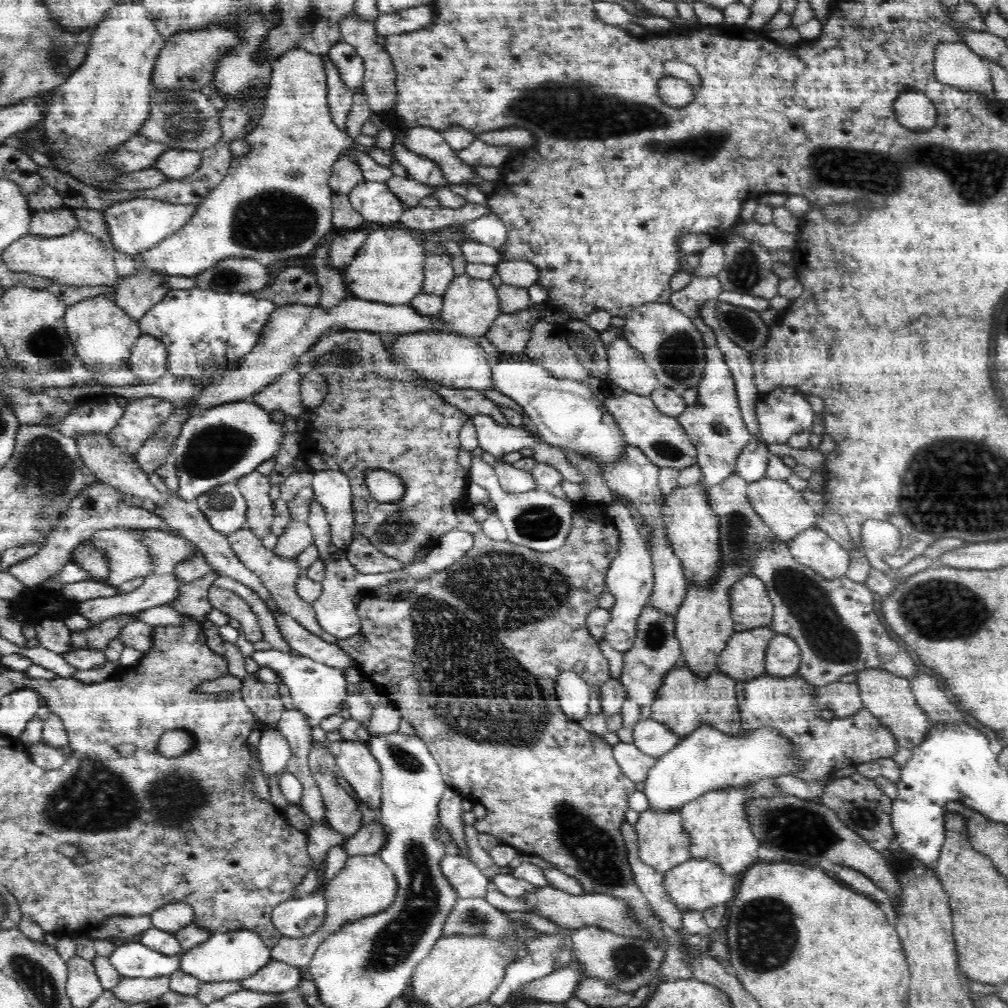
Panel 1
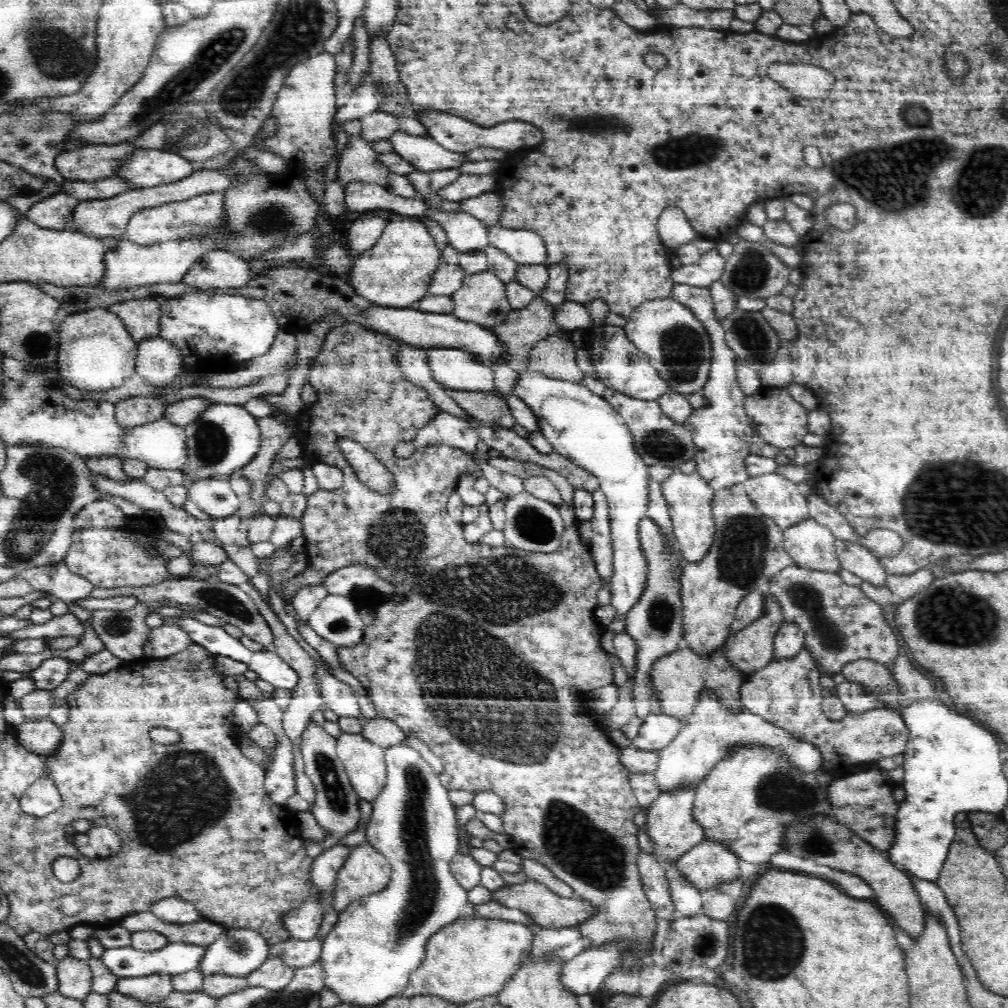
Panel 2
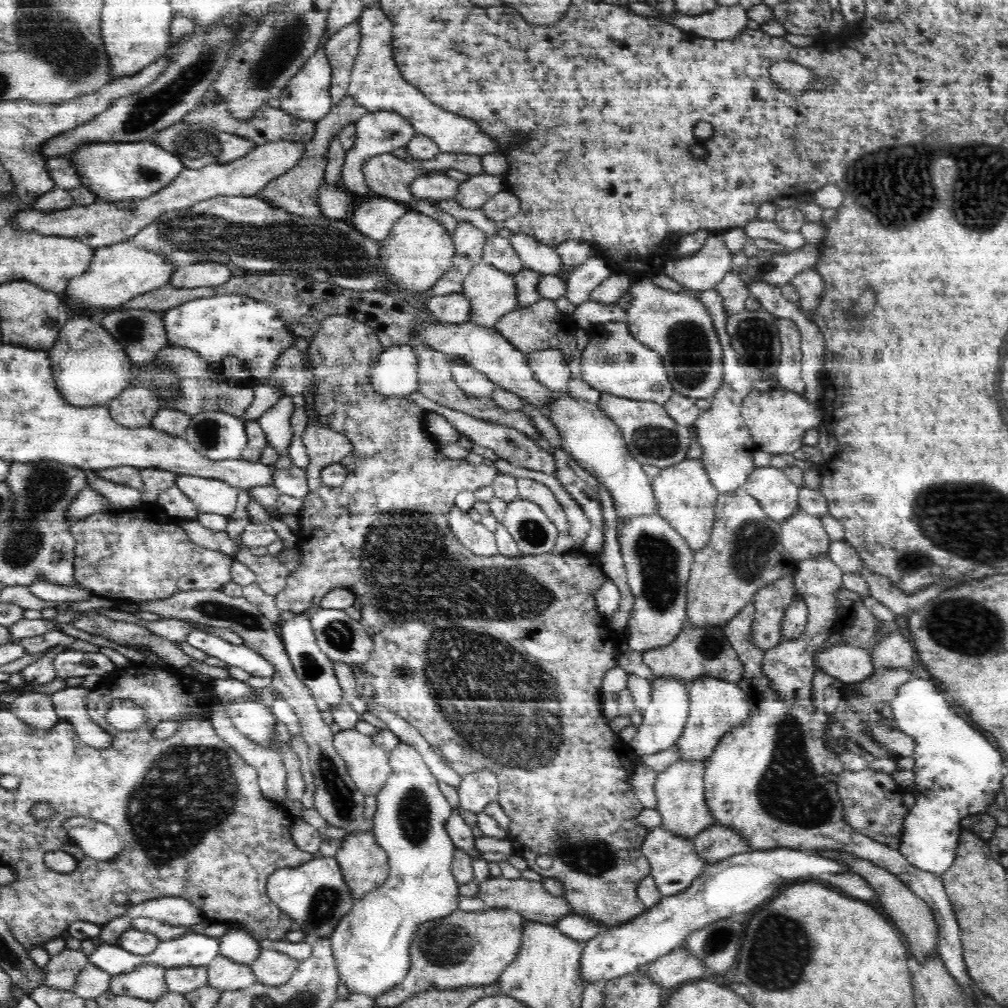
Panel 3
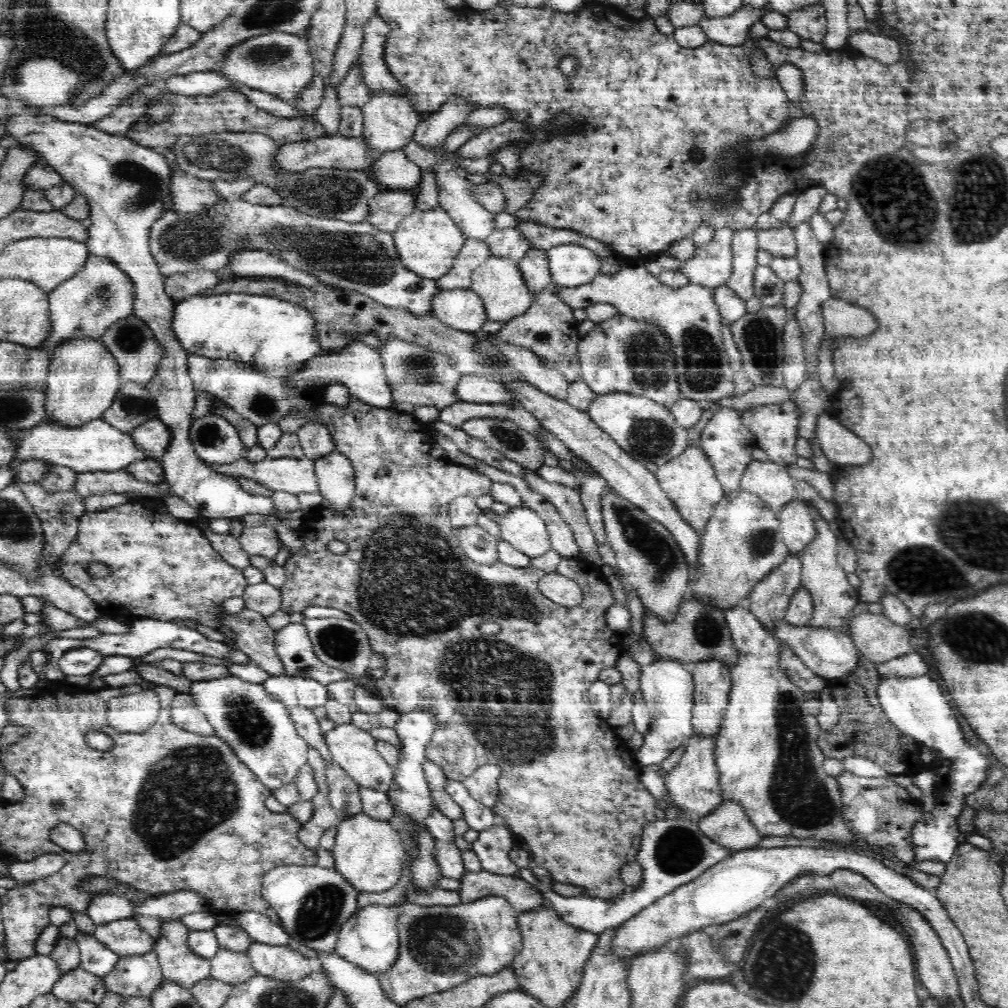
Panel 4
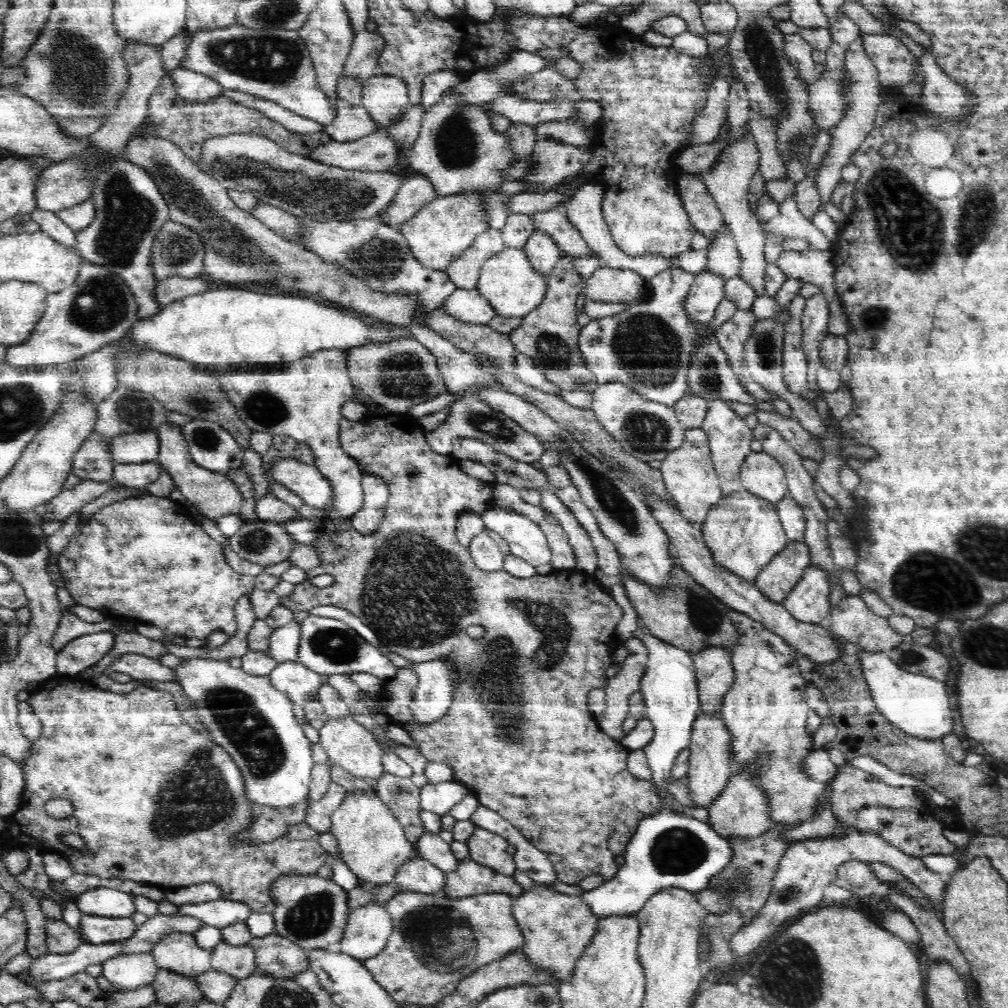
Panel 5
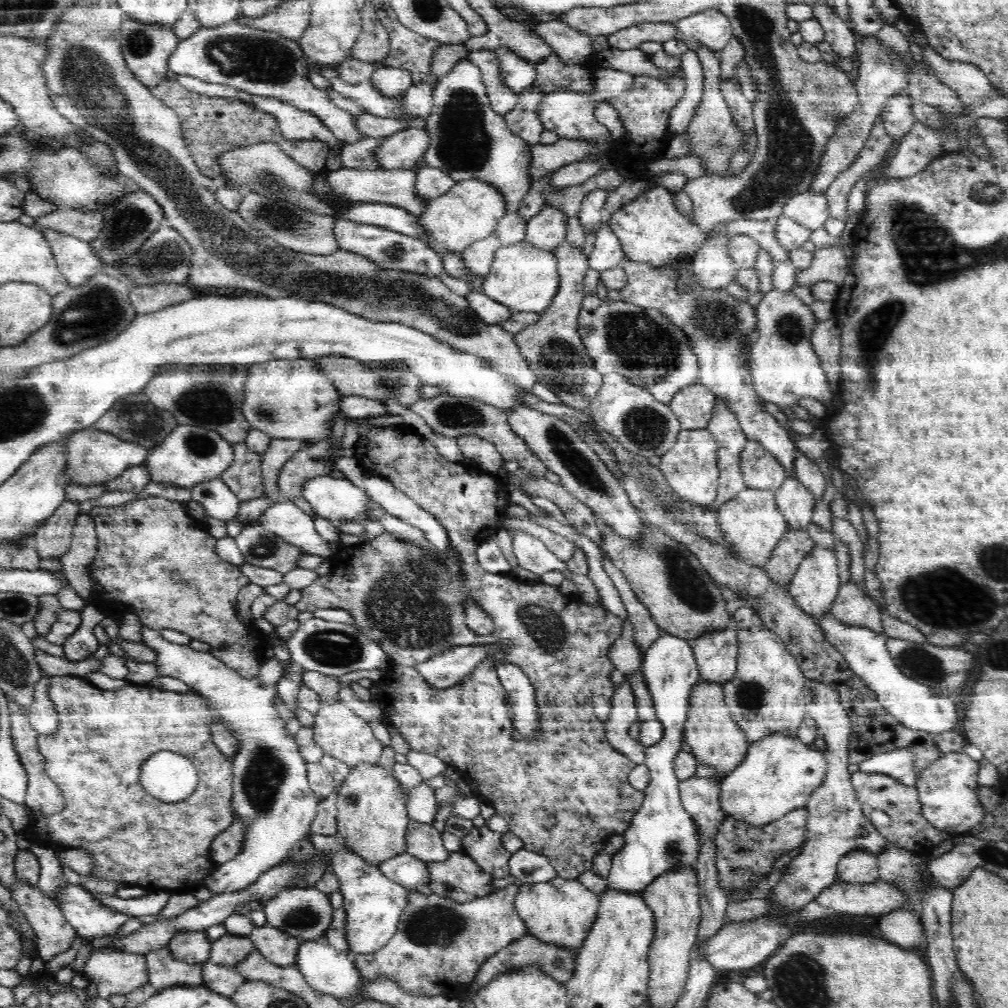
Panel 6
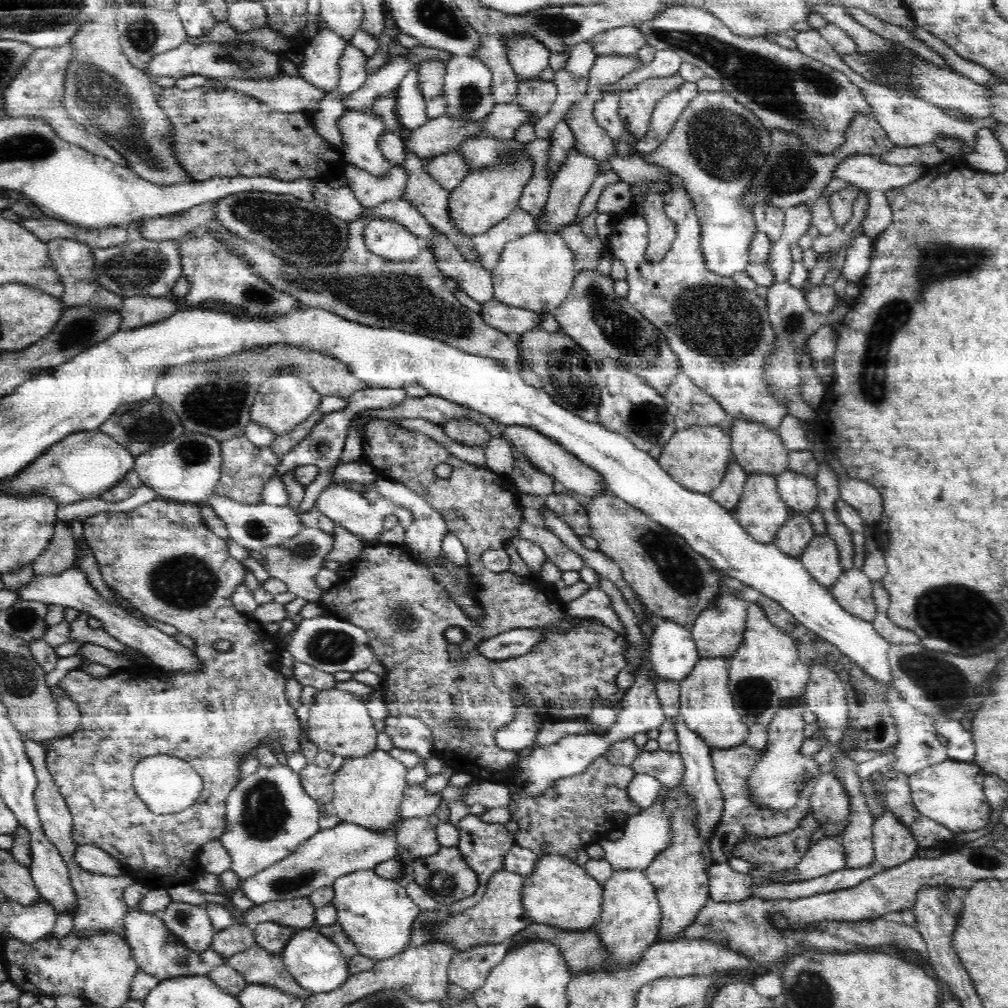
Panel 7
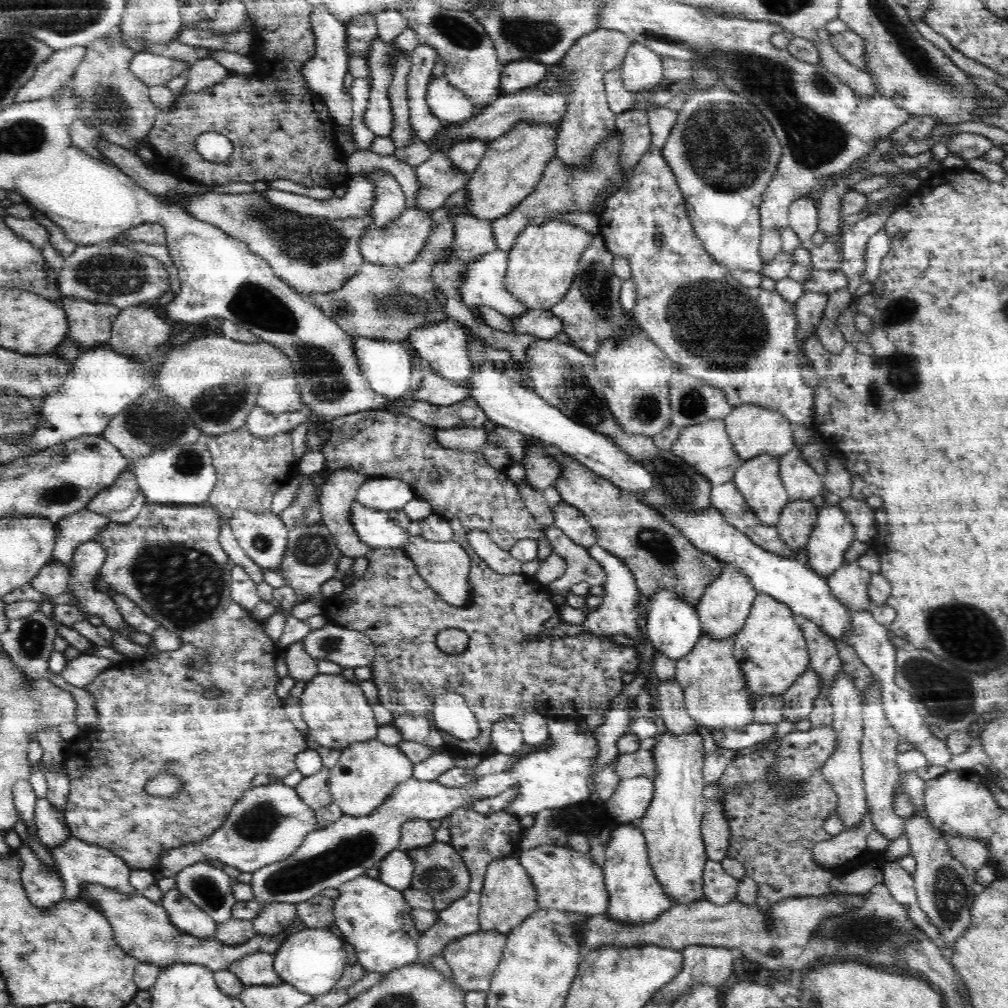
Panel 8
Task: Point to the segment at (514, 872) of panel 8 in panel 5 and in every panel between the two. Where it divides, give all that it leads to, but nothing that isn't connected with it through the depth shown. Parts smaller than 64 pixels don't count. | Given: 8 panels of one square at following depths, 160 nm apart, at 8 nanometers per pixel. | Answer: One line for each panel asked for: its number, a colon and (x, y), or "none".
5: (437, 941)
6: (439, 944)
7: (500, 914)

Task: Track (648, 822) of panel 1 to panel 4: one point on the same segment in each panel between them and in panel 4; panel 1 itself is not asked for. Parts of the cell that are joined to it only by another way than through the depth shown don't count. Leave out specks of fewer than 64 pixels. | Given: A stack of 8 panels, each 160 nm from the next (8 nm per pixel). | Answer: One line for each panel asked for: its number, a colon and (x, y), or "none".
2: (670, 825)
3: (680, 790)
4: (694, 785)

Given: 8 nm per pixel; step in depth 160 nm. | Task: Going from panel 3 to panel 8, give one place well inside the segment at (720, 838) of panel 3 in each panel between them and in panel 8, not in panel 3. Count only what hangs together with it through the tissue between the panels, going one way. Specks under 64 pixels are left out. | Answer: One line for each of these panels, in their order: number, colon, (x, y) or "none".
4: (728, 825)
5: (741, 810)
6: (778, 774)
7: (776, 782)
8: (799, 698)

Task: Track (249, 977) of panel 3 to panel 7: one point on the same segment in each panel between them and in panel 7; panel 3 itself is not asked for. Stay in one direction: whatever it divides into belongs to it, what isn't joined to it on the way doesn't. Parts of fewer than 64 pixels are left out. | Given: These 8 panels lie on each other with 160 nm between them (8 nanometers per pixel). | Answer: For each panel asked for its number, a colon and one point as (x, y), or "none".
4: (231, 967)
5: (237, 961)
6: (229, 949)
7: (239, 937)

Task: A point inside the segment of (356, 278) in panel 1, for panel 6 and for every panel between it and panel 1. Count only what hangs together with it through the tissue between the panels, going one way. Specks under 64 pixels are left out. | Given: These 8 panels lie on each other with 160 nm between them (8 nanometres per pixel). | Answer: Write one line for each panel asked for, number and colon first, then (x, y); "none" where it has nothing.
2: (396, 271)
3: (418, 251)
4: (428, 241)
5: (442, 230)
6: (469, 212)

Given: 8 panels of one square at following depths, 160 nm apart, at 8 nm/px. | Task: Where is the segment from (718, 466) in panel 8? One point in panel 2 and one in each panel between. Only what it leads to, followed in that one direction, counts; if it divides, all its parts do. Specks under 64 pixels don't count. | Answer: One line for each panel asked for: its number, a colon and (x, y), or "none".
2: (688, 496)
3: (685, 496)
4: (689, 480)
5: (688, 472)
6: (690, 467)
7: (697, 457)

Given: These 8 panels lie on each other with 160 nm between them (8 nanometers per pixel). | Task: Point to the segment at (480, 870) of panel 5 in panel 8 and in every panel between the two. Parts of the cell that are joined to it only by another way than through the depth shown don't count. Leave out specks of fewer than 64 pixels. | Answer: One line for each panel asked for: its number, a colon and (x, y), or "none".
6: (458, 879)
7: (446, 876)
8: (439, 871)

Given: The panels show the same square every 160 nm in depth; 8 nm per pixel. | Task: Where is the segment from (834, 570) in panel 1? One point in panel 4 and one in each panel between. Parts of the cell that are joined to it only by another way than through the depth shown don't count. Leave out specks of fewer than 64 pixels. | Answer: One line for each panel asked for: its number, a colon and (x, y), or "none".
2: (810, 544)
3: (803, 536)
4: (796, 526)

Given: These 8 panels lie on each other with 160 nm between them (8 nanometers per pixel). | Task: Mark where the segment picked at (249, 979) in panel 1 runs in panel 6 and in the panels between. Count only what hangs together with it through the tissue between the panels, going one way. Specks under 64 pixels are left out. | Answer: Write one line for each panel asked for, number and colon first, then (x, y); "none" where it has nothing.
2: (273, 974)
3: (271, 967)
4: (284, 963)
5: (277, 956)
6: (279, 948)

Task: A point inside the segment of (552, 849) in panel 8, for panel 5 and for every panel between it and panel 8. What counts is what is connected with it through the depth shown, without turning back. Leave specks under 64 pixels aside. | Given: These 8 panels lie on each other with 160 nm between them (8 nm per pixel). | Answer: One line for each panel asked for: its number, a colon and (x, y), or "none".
5: (556, 926)
6: (561, 911)
7: (558, 892)

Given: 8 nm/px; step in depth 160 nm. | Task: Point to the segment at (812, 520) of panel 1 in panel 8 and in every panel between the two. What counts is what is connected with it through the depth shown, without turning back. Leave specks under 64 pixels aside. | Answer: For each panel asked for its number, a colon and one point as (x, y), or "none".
2: (776, 497)
3: (778, 495)
4: (771, 481)
5: (762, 475)
6: (761, 470)
7: (756, 448)
8: (753, 430)

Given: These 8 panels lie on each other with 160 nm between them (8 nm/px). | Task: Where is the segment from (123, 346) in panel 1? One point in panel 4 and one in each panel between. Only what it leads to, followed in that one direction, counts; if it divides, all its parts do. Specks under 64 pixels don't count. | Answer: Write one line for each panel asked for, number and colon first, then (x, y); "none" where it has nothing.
2: (96, 352)
3: (90, 368)
4: (83, 380)

